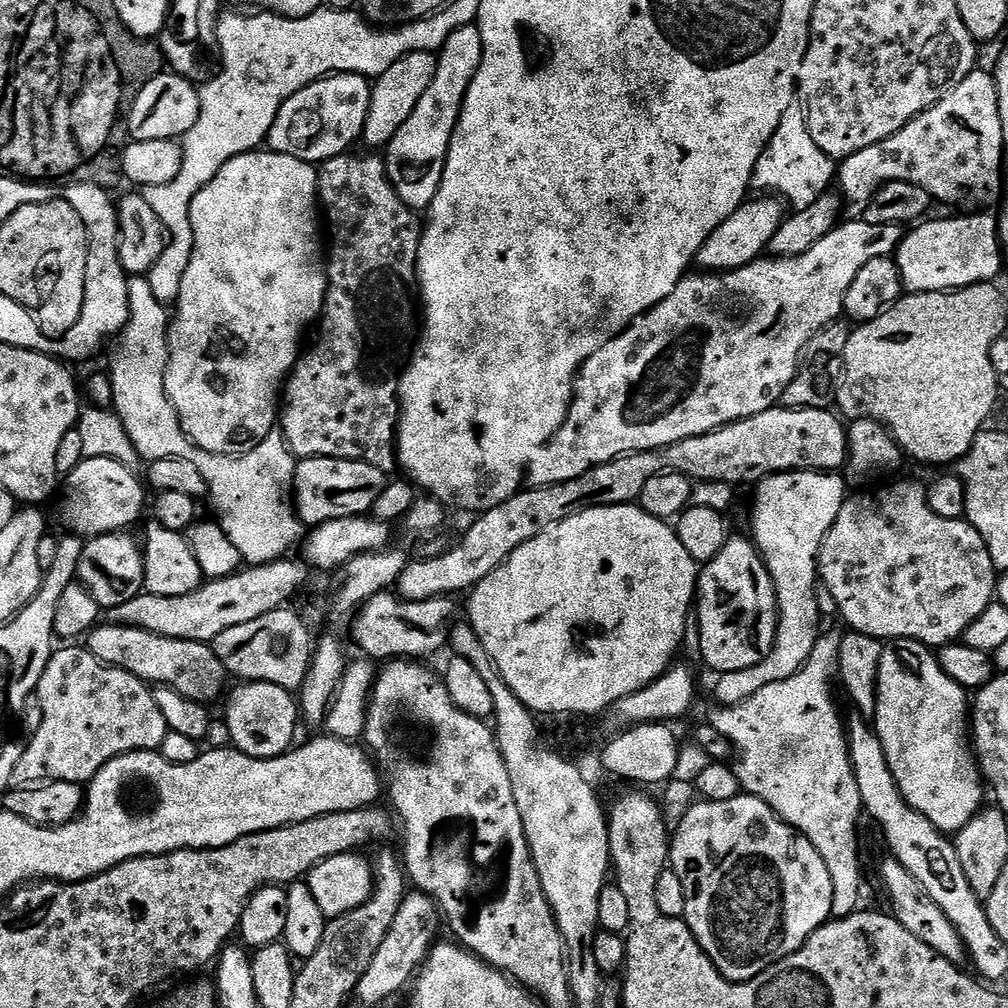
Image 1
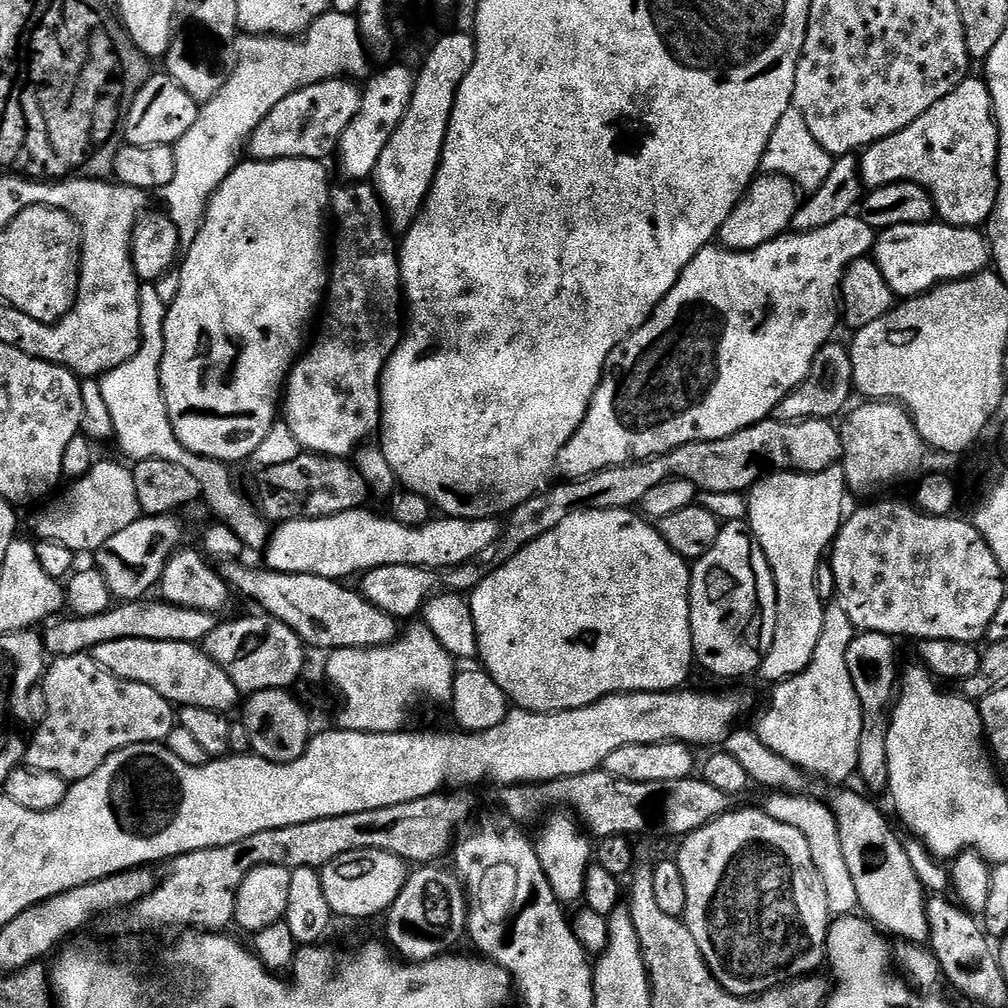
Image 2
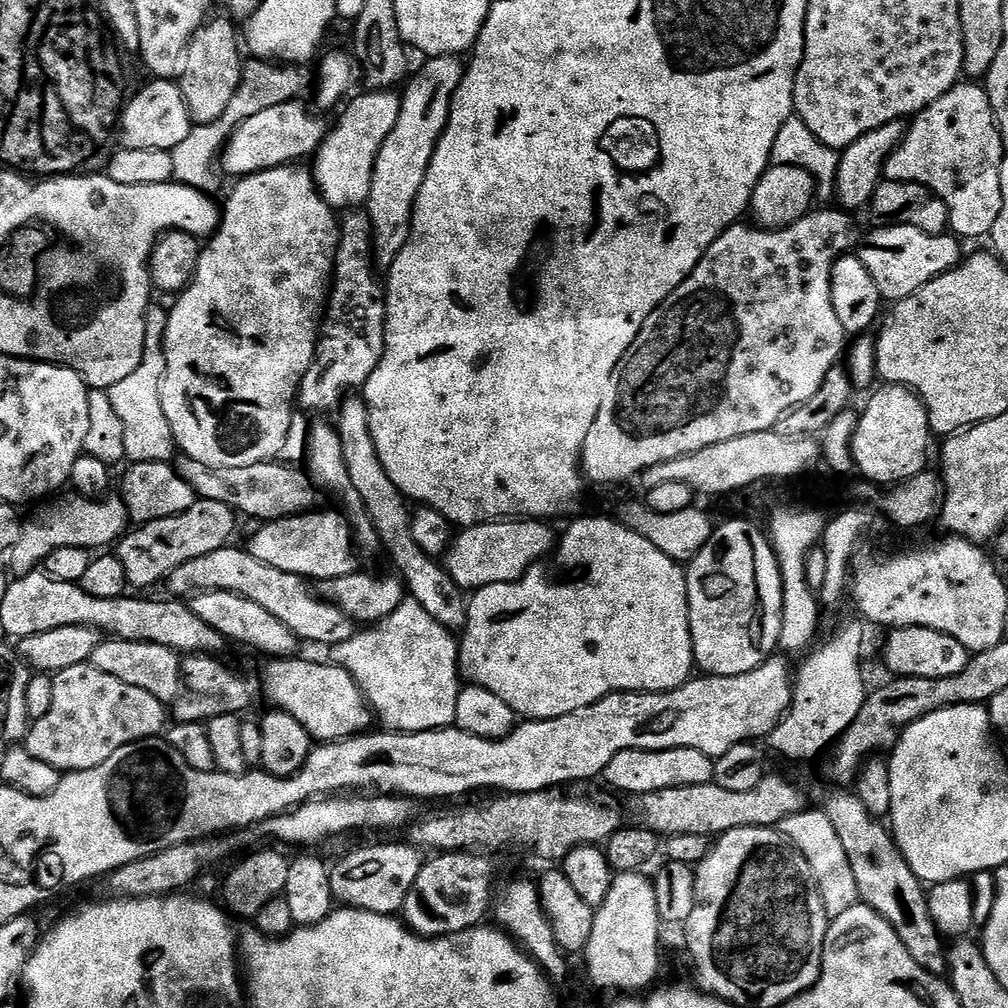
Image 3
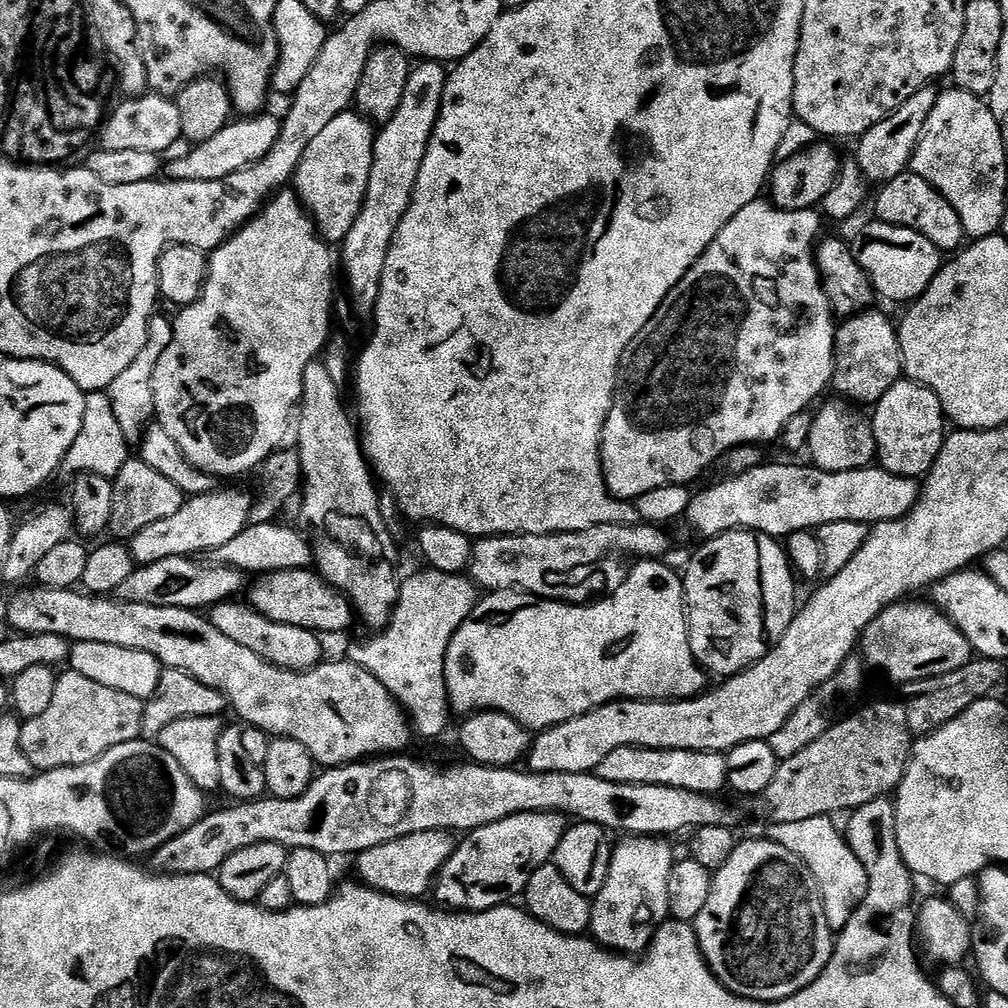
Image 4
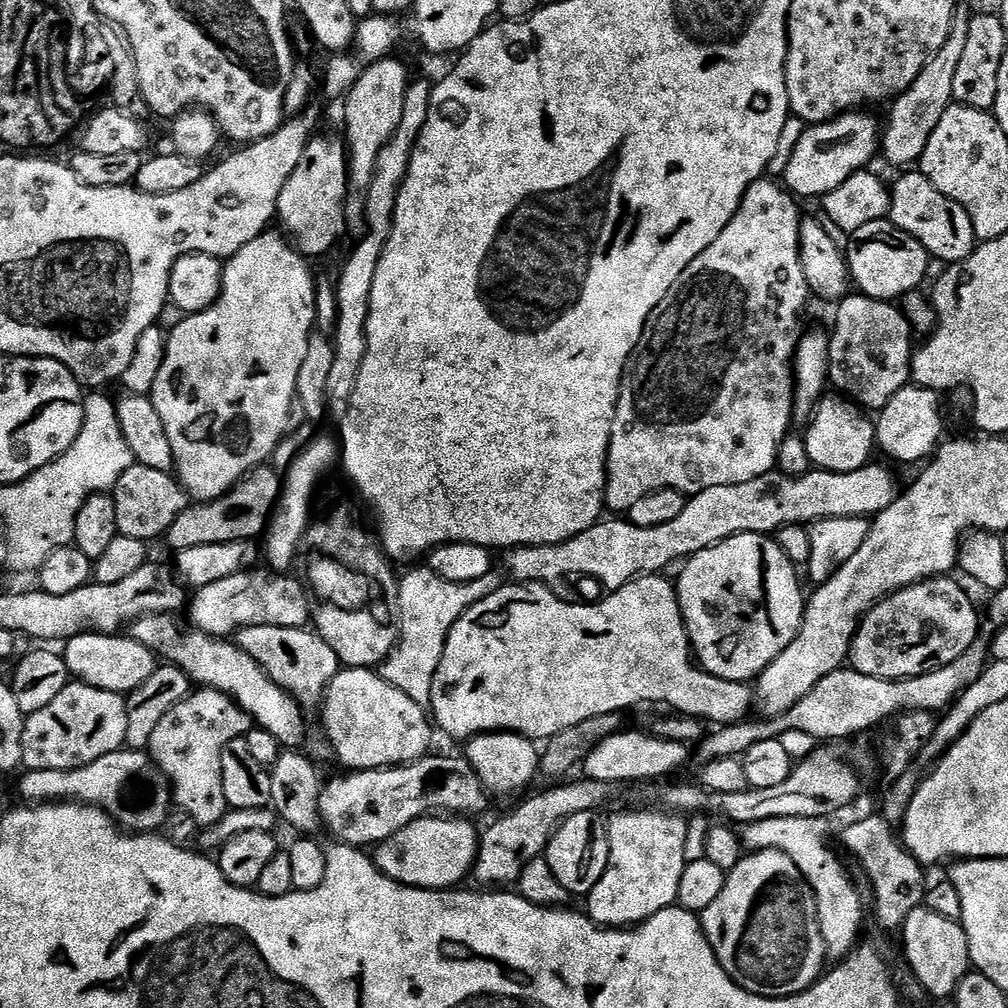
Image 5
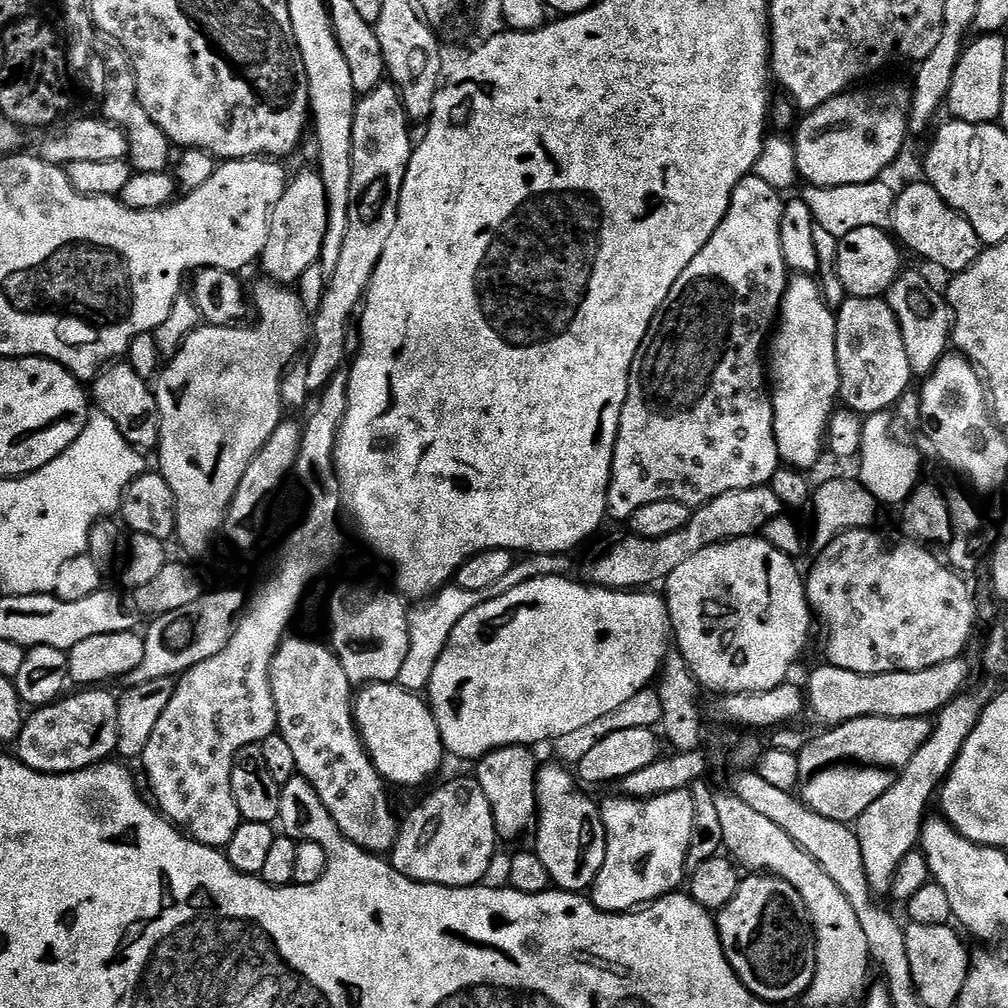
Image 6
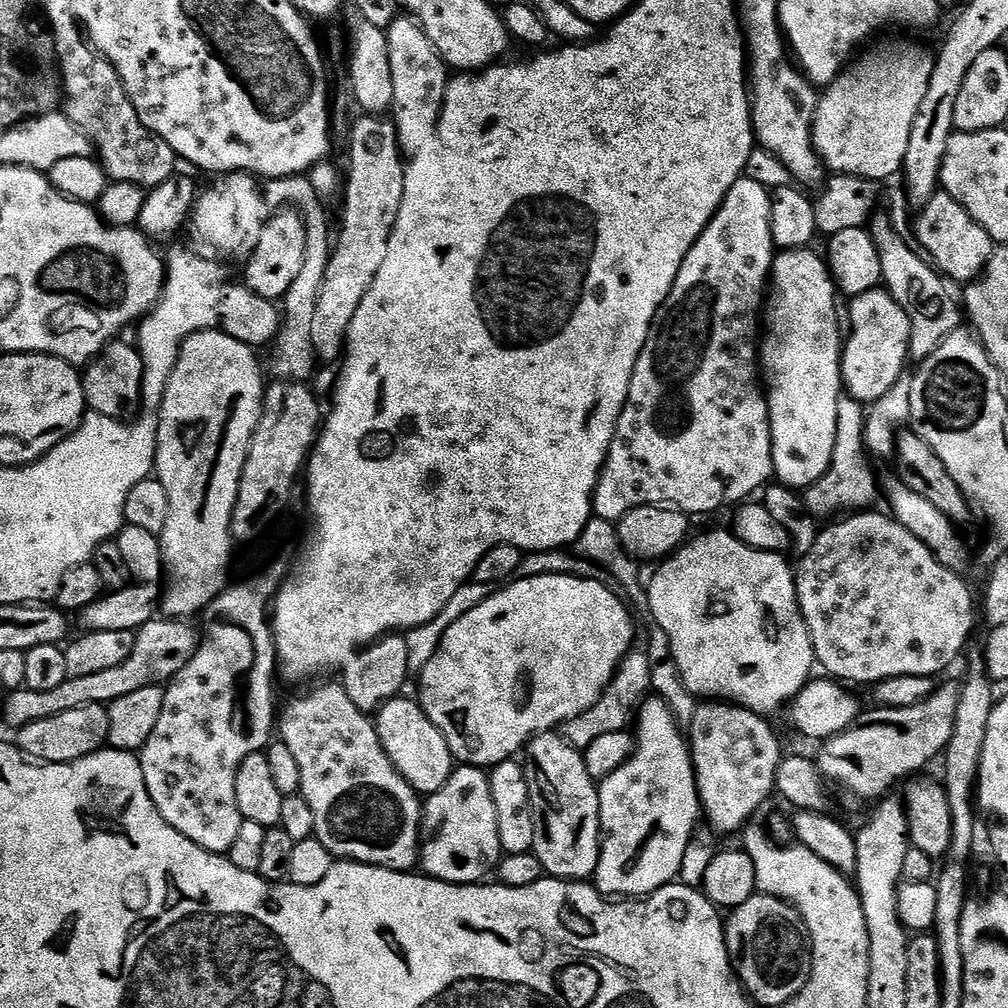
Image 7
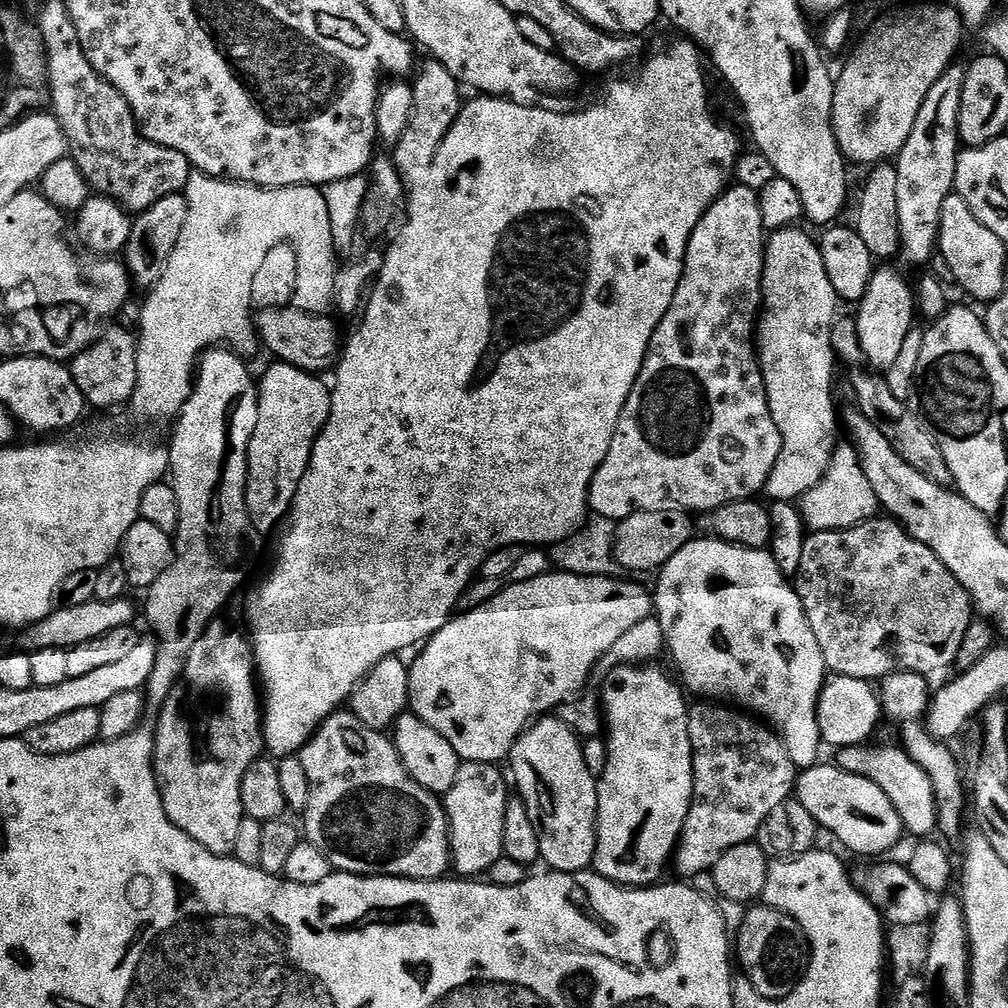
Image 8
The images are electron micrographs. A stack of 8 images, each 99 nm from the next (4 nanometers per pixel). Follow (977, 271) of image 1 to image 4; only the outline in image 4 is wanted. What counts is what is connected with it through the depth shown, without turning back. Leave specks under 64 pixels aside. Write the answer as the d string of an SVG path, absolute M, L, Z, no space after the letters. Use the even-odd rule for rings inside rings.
M871 222L860 232L856 244L851 250L856 255L858 266L868 275L872 291L884 300L893 300L901 306L915 302L922 293L934 282L934 278L942 267L942 253L930 238L918 234L909 228Z

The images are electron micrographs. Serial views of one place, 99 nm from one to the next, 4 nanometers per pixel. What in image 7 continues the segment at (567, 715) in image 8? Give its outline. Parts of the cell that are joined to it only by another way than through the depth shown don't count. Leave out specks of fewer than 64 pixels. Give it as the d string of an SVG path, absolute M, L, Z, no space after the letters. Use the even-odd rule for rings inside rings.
M638 648L631 649L624 656L623 662L620 663L611 683L608 684L607 690L600 696L598 702L590 710L561 724L561 736L574 747L583 750L588 748L595 739L602 738L605 734L625 731L633 721L643 700L649 695L648 690L651 684L652 664L649 656Z

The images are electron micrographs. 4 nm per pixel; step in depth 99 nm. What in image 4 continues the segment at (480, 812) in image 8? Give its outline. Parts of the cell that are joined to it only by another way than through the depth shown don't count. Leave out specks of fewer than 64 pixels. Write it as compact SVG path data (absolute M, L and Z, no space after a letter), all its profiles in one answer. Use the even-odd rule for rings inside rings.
M423 832L410 834L406 838L398 838L394 842L386 842L382 846L374 846L370 850L359 853L355 857L356 872L359 883L384 892L388 896L405 898L424 898L429 895L436 875L456 849L457 841L446 832Z

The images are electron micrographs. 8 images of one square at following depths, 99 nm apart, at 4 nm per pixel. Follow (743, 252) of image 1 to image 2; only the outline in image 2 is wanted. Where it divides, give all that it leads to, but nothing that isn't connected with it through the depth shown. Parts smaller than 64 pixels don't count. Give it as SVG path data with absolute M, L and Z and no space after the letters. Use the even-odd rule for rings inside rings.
M757 175L744 192L743 198L734 206L730 218L722 222L719 243L729 252L749 252L766 242L777 240L792 228L792 220L801 203L796 185L785 176Z

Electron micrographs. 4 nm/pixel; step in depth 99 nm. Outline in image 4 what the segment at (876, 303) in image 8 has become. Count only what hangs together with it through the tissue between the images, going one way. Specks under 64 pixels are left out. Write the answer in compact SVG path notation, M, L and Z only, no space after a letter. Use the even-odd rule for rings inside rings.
M865 310L863 312L859 312L856 316L847 317L837 327L836 329L836 345L834 346L834 370L832 371L832 383L831 387L833 389L837 388L839 395L843 397L846 401L855 402L857 405L860 406L875 406L879 400L882 398L884 394L886 394L887 390L890 389L890 386L894 386L896 382L898 382L902 378L902 361L900 358L900 333L898 331L897 325L894 323L892 324L892 320L888 316L883 316L882 313L876 312L877 310Z

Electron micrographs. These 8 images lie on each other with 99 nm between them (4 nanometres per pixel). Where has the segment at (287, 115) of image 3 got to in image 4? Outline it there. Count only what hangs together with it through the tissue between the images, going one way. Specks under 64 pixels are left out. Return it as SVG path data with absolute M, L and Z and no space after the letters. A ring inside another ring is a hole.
M257 114L251 118L240 118L229 122L214 138L205 144L195 145L186 158L169 160L166 164L166 176L169 180L185 180L186 182L214 182L226 178L243 168L249 168L254 162L266 158L276 142L278 142L281 121L269 114Z

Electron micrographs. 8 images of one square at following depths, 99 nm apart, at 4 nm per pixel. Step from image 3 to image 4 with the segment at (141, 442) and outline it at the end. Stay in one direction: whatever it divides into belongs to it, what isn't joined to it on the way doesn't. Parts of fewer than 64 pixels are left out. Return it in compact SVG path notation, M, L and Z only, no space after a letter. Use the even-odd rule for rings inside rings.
M153 315L148 324L148 344L142 350L142 354L138 354L138 358L134 358L132 365L126 370L122 370L122 374L118 374L118 378L114 378L114 382L106 390L106 404L110 409L111 419L118 426L122 426L122 434L132 446L139 445L148 425L153 423L156 415L154 386L152 385L154 370L162 358L164 349L168 348L172 341L173 321L160 315Z

